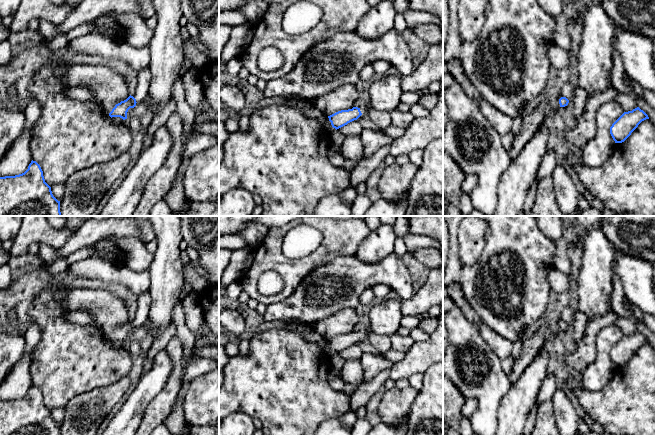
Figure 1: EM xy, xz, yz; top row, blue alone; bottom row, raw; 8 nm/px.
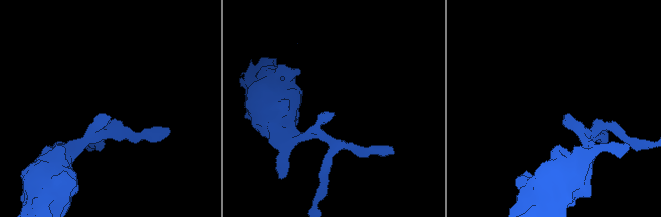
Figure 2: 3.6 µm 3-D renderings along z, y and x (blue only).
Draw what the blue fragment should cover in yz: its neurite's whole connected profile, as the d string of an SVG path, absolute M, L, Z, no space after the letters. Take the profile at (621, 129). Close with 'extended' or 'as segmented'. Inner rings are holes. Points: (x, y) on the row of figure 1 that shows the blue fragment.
M639 107L624 112L610 127L610 134L615 143L624 142L638 125L649 119L648 115Z; as segmented

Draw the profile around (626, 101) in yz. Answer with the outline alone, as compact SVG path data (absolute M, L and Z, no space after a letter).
M618 92L614 97L614 101L622 107L624 112L632 111L638 107L635 98L625 92Z

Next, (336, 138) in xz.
M337 130L330 133L330 150L342 154L341 147L344 142L344 136Z

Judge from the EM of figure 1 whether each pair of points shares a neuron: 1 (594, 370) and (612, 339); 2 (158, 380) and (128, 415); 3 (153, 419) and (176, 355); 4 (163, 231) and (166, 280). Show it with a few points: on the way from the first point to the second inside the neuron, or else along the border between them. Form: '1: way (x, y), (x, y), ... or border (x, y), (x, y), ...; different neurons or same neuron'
1: way (602, 362), (604, 347); same neuron
2: way (149, 389), (135, 406); same neuron
3: way (162, 403), (174, 384), (176, 371); same neuron
4: way (166, 243), (166, 268); same neuron

